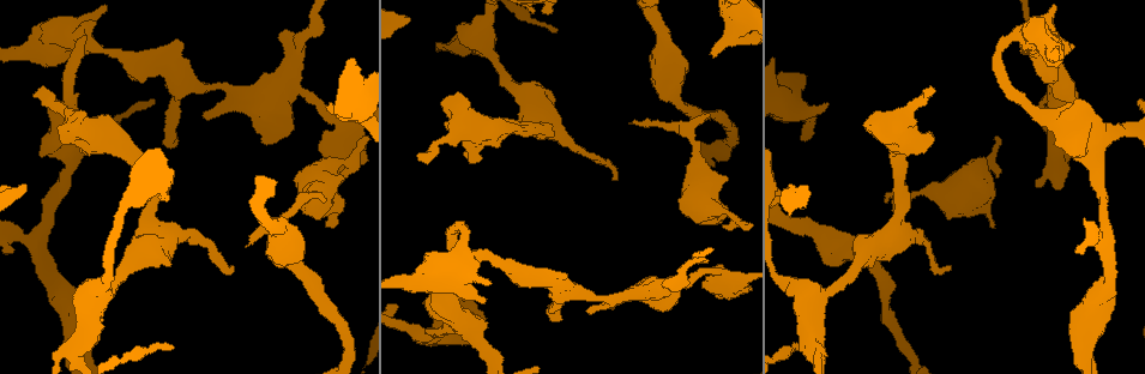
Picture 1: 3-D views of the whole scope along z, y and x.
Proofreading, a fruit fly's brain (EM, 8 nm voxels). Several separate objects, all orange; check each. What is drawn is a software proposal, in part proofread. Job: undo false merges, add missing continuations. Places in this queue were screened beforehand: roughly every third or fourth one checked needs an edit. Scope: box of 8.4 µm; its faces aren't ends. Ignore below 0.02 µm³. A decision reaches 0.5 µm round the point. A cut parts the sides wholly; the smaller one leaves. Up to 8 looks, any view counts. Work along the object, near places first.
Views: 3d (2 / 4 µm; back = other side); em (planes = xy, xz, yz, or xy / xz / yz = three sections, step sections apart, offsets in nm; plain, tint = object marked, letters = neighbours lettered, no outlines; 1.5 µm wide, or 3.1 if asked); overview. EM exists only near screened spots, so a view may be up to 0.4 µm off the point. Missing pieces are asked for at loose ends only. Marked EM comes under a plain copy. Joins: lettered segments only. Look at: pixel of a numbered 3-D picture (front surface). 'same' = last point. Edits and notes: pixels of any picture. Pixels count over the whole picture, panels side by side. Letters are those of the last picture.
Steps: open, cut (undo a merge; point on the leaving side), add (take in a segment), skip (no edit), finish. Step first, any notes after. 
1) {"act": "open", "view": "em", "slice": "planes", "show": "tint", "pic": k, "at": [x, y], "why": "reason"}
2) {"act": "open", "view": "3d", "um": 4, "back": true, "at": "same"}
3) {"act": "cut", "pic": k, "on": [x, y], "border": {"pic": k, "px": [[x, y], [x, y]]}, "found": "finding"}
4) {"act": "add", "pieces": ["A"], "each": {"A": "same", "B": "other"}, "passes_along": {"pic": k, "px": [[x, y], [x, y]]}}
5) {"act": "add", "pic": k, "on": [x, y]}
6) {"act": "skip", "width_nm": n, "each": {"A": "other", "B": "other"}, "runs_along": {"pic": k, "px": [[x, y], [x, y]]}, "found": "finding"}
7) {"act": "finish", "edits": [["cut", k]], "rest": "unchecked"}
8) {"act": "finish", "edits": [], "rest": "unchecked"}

{"act": "open", "view": "em", "slice": "xz", "step": 8, "show": "letters", "pic": 1, "at": [632, 123], "why": "free end"}

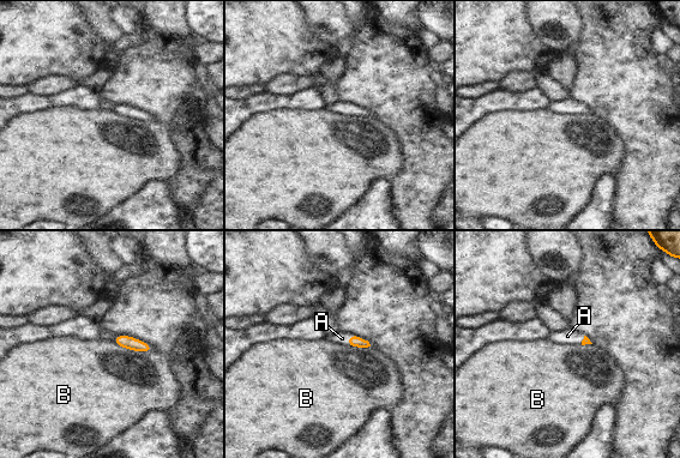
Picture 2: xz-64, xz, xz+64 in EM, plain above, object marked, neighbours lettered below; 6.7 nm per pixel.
{"act": "open", "view": "em", "slice": "yz", "step": 4, "show": "letters", "at": "same", "why": "another direction"}

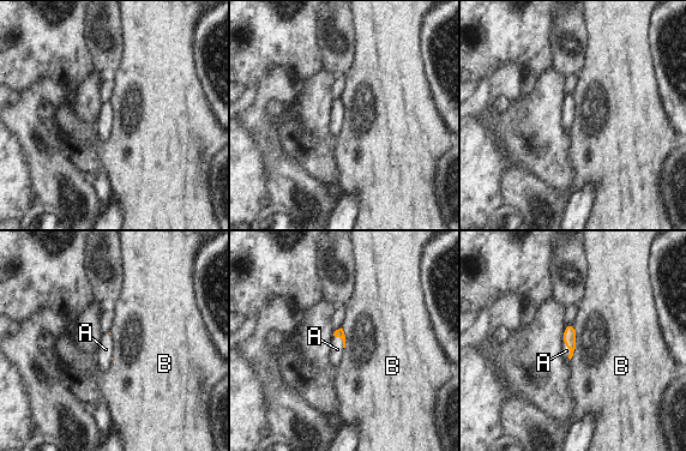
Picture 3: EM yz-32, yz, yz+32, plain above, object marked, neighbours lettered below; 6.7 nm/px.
{"act": "add", "pieces": ["A"], "each": {"A": "same", "B": "other"}, "found": "it goes on there"}

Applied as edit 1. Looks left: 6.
{"act": "open", "view": "3d", "um": 2, "back": true, "pic": 1, "at": [332, 226], "why": "free end"}

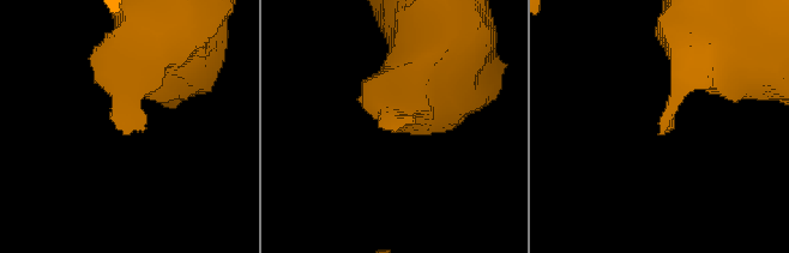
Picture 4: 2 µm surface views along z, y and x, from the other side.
{"act": "open", "view": "em", "slice": "planes", "show": "letters", "pic": 4, "at": [661, 132], "why": "shape alone is not enough"}

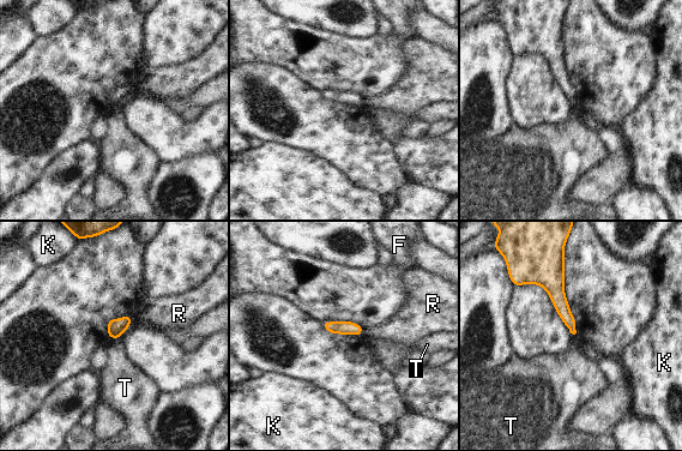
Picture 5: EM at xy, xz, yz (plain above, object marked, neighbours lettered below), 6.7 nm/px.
{"act": "skip", "each": {"F": "other", "K": "other", "R": "other", "T": "other"}, "border": {"pic": 5, "px": [[112, 338], [118, 340]]}, "found": "no lettered segment goes on from it"}

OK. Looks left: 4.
{"act": "open", "view": "em", "slice": "planes", "show": "letters", "pic": 1, "at": [229, 89], "why": "arms part here"}

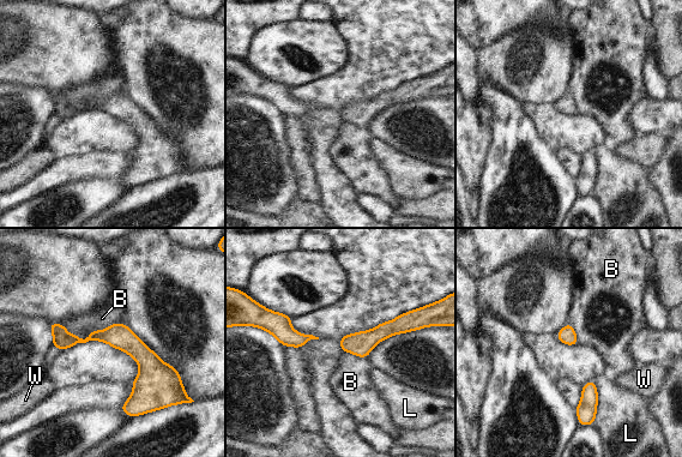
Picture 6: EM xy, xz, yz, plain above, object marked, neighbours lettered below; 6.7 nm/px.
{"act": "skip", "each": {"B": "other", "L": "other", "W": "other"}, "runs_along": {"pic": 6, "px": [[62, 337], [120, 336], [182, 396]]}, "found": "one neuron here"}

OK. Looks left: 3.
{"act": "finish", "edits": [["add", 3]], "rest": "unchecked"}

